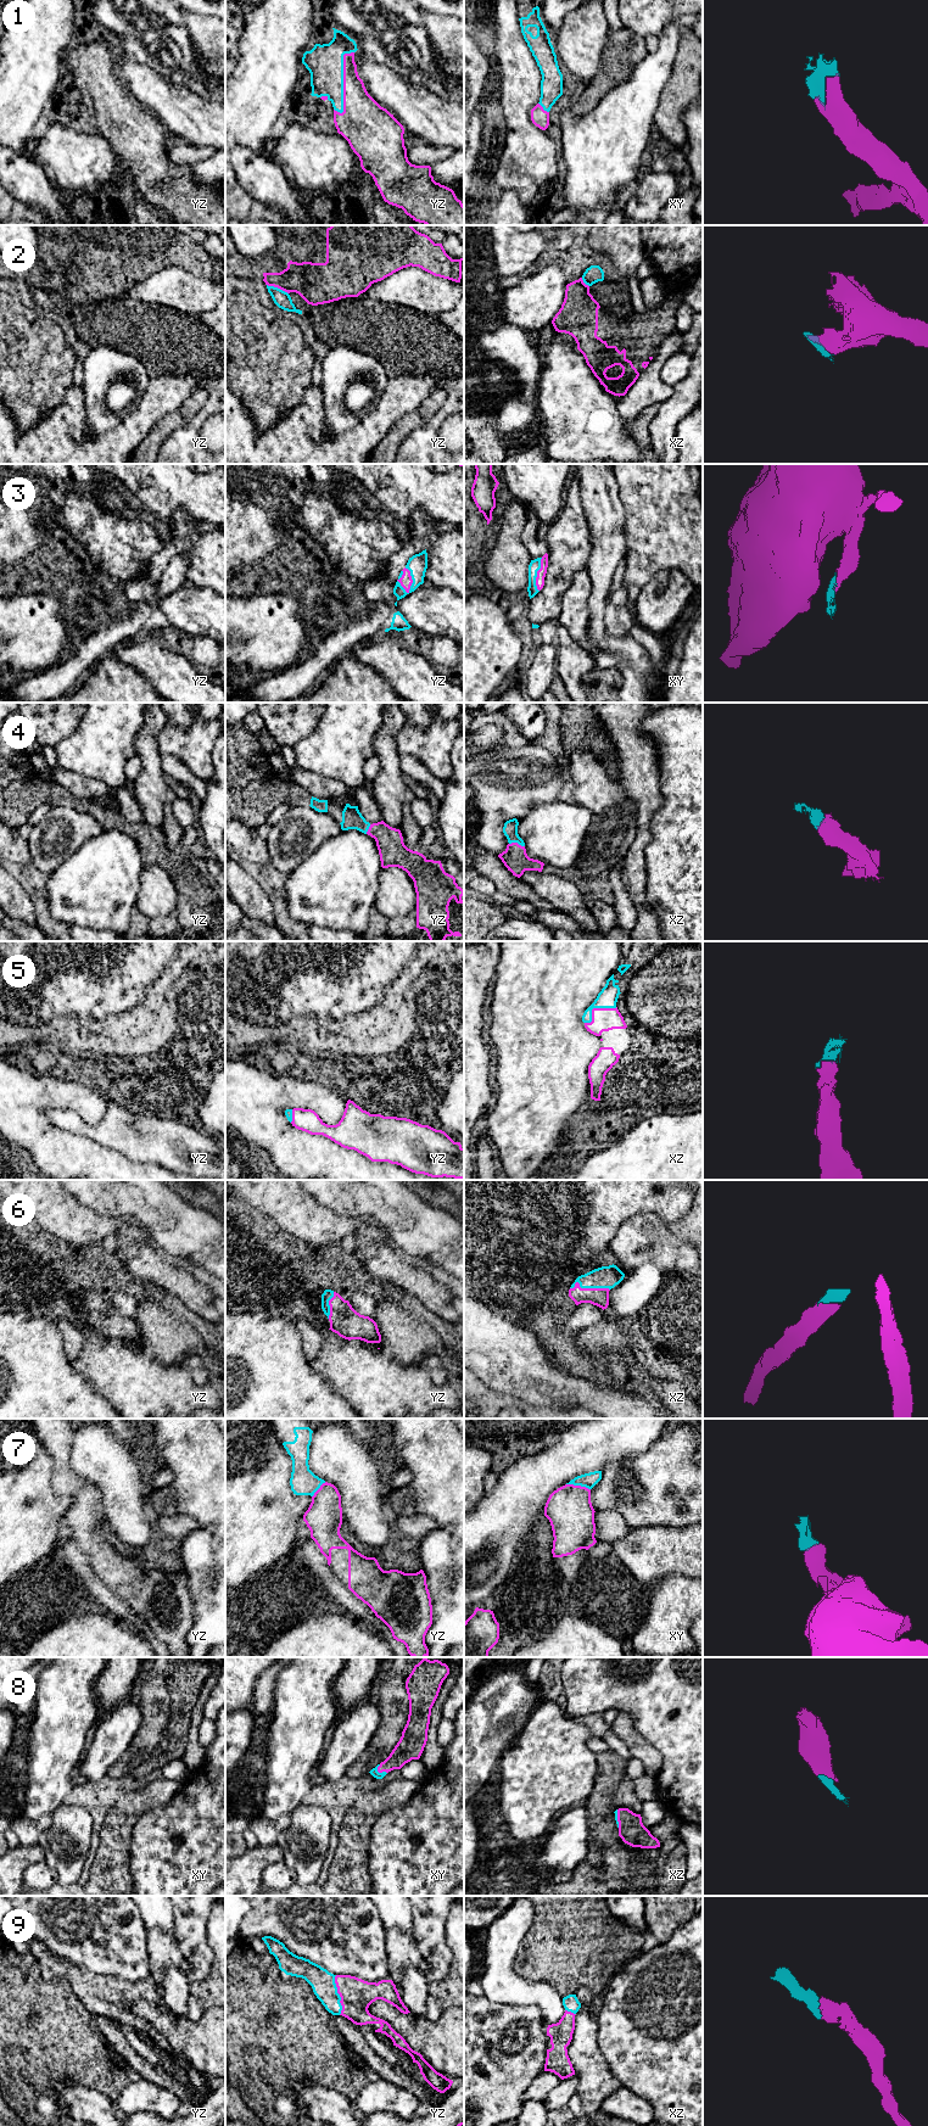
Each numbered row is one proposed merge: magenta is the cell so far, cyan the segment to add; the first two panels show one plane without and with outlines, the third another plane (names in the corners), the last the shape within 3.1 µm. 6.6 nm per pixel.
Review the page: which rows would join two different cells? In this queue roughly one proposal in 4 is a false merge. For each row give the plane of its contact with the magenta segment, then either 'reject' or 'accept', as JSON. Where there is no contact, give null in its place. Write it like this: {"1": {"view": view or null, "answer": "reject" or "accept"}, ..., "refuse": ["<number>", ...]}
{"1": {"view": "yz", "answer": "accept"}, "2": {"view": "yz", "answer": "reject"}, "3": {"view": "yz", "answer": "accept"}, "4": {"view": "xz", "answer": "accept"}, "5": {"view": "xz", "answer": "accept"}, "6": {"view": "xz", "answer": "accept"}, "7": {"view": "xy", "answer": "accept"}, "8": {"view": "xy", "answer": "accept"}, "9": {"view": "yz", "answer": "accept"}, "refuse": ["2"]}

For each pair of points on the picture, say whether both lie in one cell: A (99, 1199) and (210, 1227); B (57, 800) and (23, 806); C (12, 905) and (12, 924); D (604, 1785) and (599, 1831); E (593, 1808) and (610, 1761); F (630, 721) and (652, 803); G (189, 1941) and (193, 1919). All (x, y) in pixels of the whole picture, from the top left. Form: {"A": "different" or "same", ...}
{"A": "same", "B": "same", "C": "different", "D": "same", "E": "same", "F": "same", "G": "same"}

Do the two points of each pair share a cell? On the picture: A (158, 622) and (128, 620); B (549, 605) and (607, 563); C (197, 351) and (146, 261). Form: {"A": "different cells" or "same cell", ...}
{"A": "same cell", "B": "different cells", "C": "different cells"}

